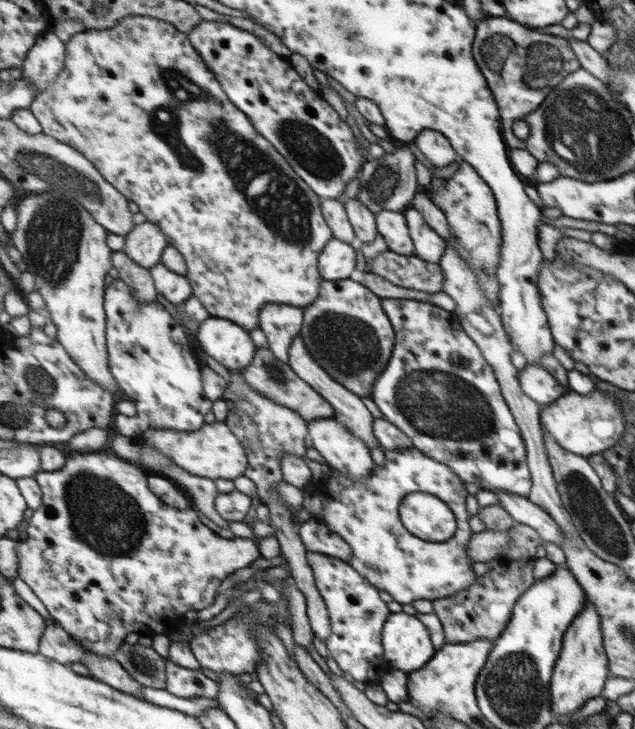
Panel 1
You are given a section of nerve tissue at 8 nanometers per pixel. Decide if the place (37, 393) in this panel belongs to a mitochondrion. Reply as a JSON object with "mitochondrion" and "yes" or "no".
{"mitochondrion":"yes"}

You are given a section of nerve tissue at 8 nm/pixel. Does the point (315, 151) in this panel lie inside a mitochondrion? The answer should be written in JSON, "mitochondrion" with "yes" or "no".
{"mitochondrion":"yes"}

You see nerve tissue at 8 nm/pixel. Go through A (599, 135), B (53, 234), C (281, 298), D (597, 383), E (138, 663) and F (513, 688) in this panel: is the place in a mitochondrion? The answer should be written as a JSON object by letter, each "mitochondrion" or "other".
{"A":"mitochondrion","B":"mitochondrion","C":"other","D":"other","E":"mitochondrion","F":"mitochondrion"}

